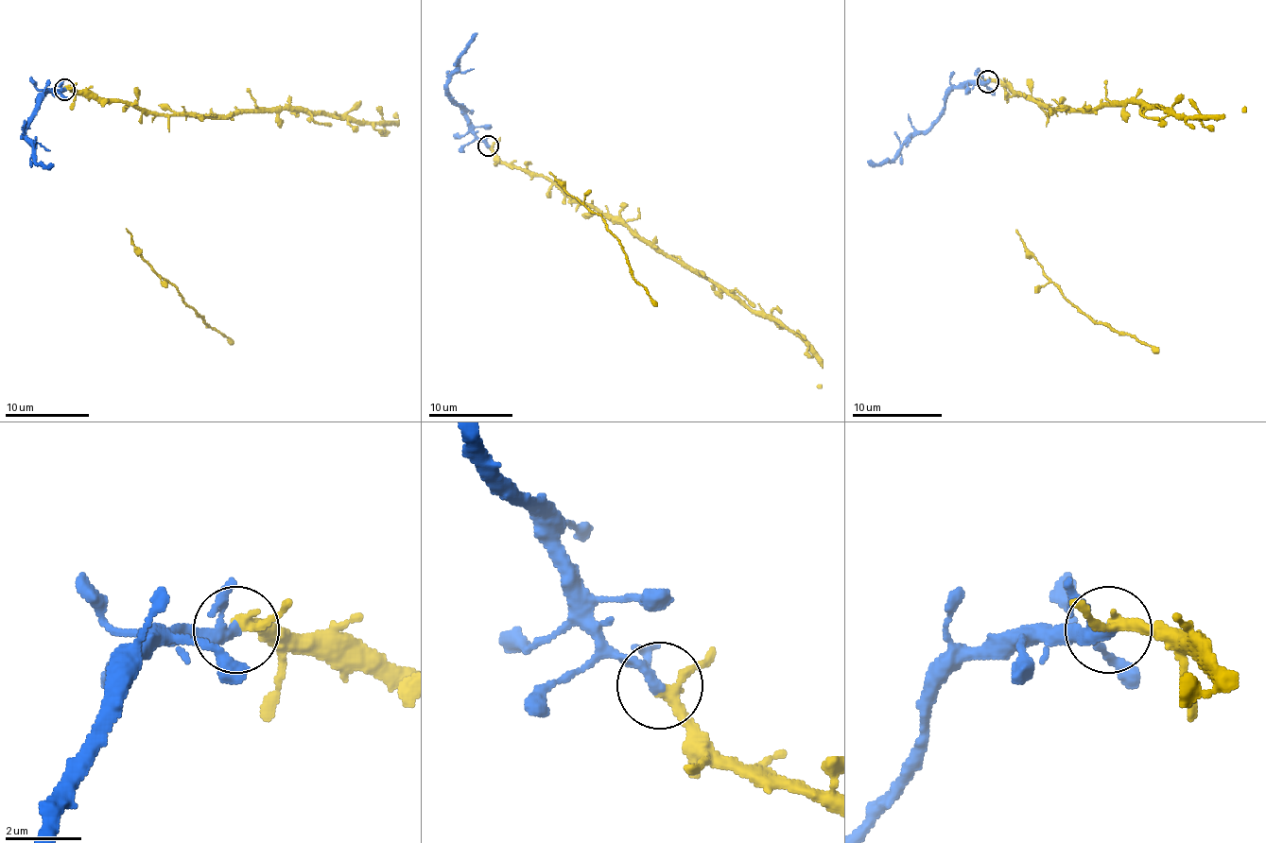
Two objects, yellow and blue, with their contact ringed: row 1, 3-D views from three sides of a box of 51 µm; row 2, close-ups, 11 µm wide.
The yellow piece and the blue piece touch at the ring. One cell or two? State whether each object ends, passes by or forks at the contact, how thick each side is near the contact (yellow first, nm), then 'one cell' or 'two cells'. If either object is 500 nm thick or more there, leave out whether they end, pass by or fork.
yellow passes by | blue passes by | 260/240 nm | one cell

